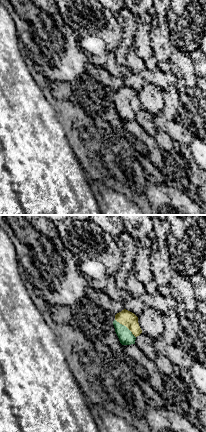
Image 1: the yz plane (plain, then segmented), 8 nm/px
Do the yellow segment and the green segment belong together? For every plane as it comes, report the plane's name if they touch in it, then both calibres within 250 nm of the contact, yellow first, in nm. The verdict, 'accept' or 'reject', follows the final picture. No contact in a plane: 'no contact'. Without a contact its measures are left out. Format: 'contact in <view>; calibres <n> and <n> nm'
contact in yz; calibres 120 and 120 nm

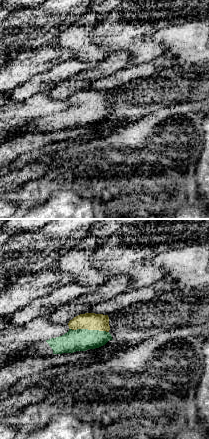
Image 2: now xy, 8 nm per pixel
contact in xy; calibres 140 and 180 nm

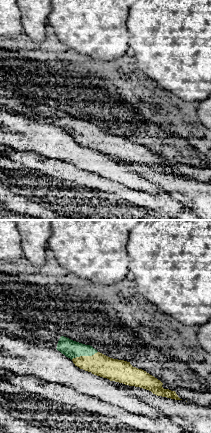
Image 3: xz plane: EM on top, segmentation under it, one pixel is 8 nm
contact in xz; calibres 180 and 140 nm

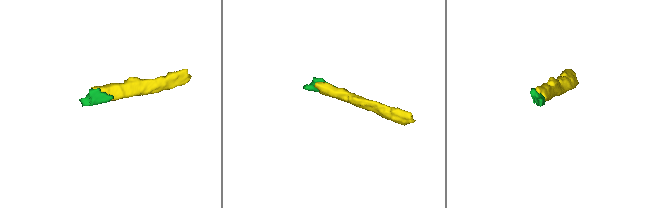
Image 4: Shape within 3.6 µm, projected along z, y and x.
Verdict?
accept

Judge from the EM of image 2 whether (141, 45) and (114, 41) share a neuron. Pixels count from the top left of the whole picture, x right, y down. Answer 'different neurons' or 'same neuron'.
same neuron

